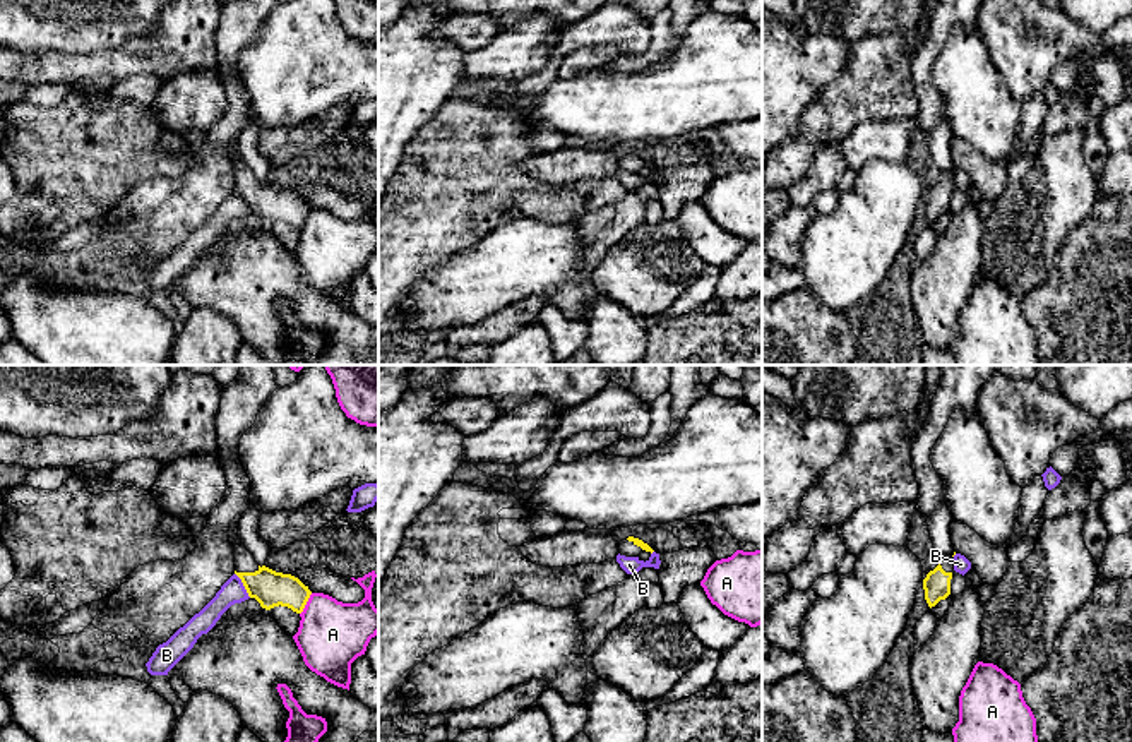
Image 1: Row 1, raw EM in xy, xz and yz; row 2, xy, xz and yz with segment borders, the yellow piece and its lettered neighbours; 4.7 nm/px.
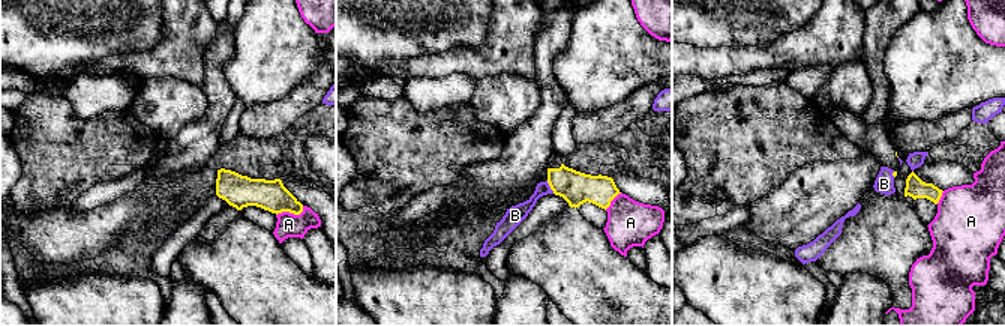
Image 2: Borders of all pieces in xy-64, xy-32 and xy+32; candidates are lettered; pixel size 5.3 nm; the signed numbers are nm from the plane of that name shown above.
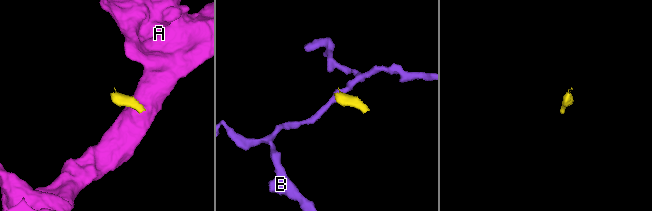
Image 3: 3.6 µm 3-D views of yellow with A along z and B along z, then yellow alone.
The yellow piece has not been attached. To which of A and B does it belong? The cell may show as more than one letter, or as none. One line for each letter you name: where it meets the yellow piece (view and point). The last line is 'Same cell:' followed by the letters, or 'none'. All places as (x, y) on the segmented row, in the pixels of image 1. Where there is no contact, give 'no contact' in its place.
Same cell: none

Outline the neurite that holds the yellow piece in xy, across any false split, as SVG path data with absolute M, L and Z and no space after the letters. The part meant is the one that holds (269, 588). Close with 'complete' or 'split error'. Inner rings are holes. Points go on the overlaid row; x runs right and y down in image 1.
M240 536L235 543L235 574L241 579L248 596L265 610L281 605L301 613L312 595L298 577L260 567Z; split error

